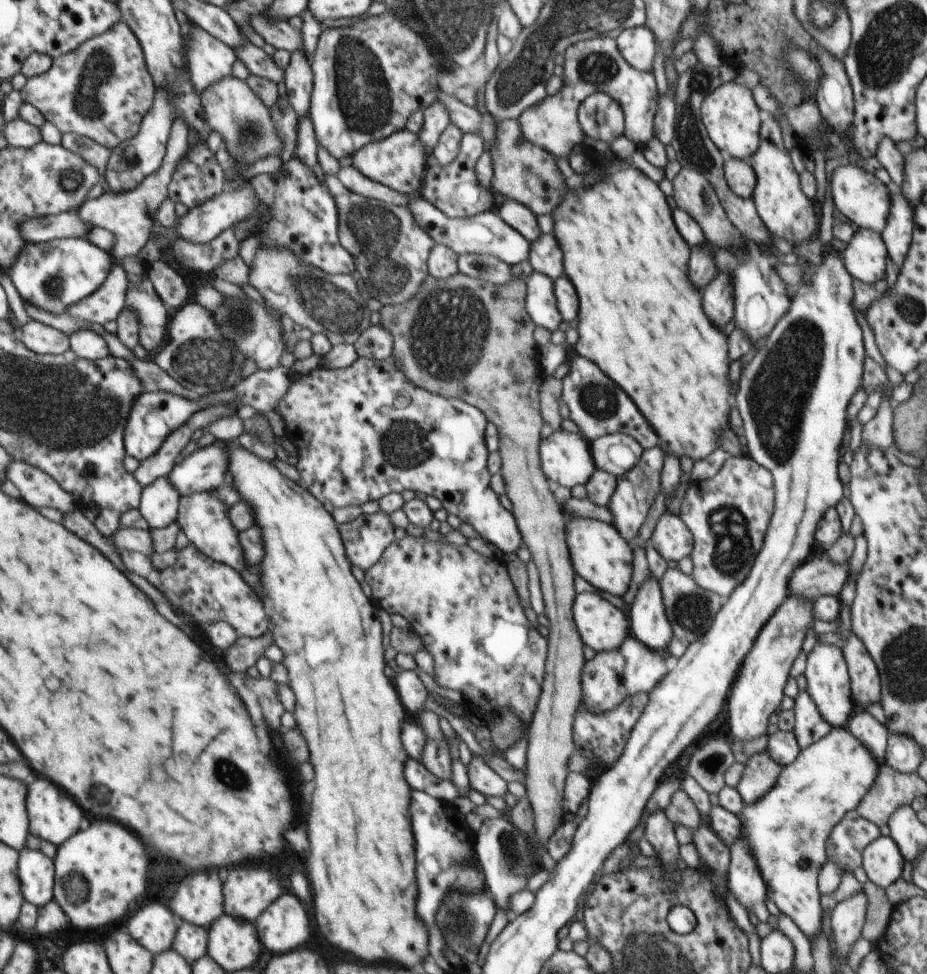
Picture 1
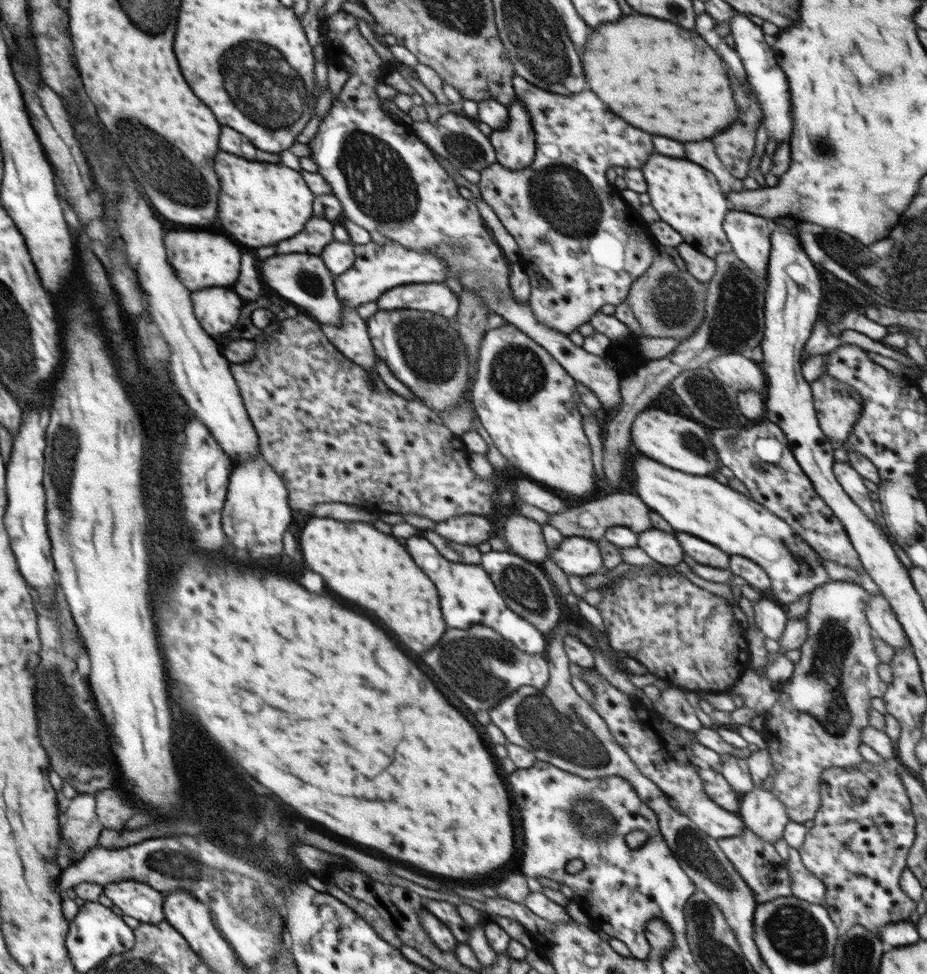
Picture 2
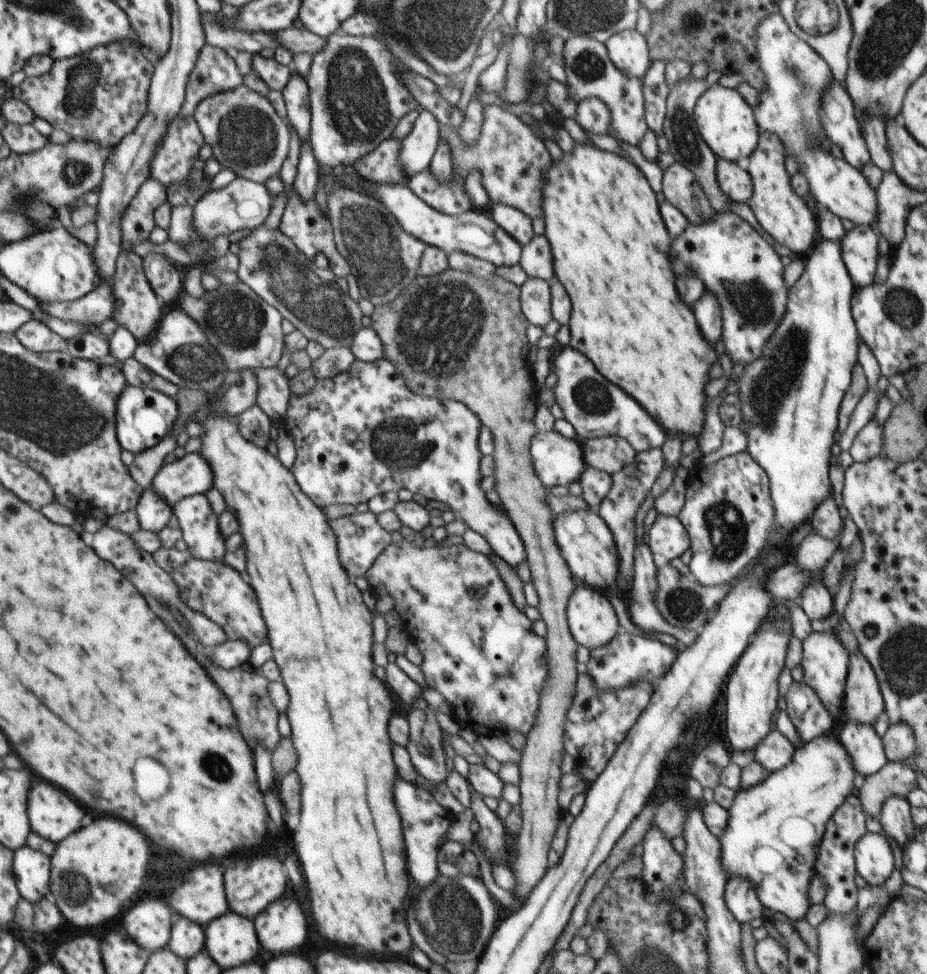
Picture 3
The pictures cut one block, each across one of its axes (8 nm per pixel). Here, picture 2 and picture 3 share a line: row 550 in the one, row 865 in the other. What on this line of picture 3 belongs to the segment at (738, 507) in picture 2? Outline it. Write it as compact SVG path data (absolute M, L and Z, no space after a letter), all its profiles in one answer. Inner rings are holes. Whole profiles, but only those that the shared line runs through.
M821 735L797 748L787 766L772 773L760 784L736 791L732 806L728 808L726 830L718 836L722 852L720 864L726 872L727 880L732 876L748 880L754 886L756 896L762 905L773 912L784 914L792 924L800 918L805 918L811 907L808 888L810 880L815 876L814 862L819 840L822 840L826 824L836 812L836 808L844 804L848 796L855 794L854 790L859 787L860 782L852 766L852 758L844 750L840 740Z

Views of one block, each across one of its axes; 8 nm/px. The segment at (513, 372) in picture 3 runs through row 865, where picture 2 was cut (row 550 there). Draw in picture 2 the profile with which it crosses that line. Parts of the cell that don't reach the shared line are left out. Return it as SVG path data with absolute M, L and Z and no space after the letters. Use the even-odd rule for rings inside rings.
M512 515L504 524L504 538L510 551L530 562L541 563L549 556L540 523L522 515Z

